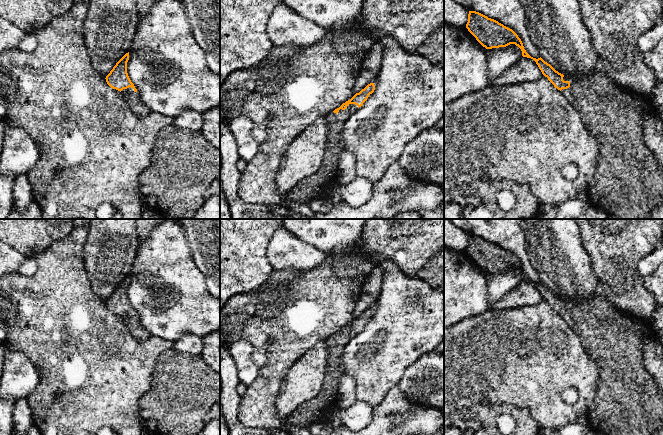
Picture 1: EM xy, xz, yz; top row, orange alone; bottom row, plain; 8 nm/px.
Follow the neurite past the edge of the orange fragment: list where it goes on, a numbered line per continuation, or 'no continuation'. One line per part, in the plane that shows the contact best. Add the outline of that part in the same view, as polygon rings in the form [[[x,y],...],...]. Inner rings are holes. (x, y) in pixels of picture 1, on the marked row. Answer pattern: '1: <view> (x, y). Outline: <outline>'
1: xz (315, 186). Outline: [[[349,104],[345,110],[340,109],[336,114],[333,111],[325,117],[328,124],[327,144],[325,155],[320,167],[309,177],[306,177],[298,182],[298,184],[291,190],[291,193],[283,200],[283,205],[290,203],[309,203],[315,199],[325,199],[328,191],[328,185],[337,181],[338,166],[340,155],[343,152],[343,130],[346,121],[350,116],[357,111],[358,106]]]

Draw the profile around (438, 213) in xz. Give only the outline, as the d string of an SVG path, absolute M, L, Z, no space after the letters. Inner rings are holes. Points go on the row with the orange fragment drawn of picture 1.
M444 193L442 203L434 210L420 211L419 214L423 219L444 219Z

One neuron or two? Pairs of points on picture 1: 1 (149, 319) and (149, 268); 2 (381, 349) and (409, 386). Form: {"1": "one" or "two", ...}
{"1": "one", "2": "two"}

